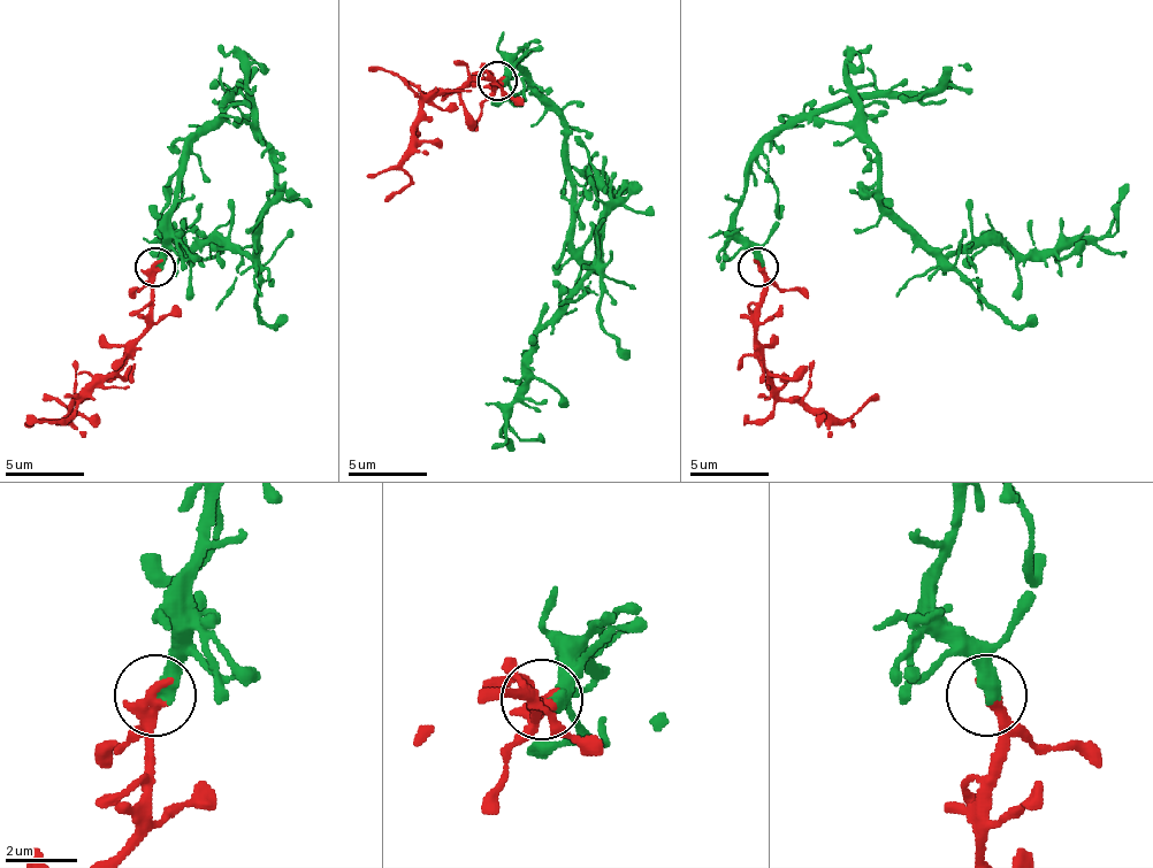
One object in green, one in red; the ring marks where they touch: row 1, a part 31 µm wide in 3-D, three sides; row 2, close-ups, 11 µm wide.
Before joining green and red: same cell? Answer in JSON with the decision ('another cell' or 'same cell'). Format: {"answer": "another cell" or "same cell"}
{"answer": "same cell"}

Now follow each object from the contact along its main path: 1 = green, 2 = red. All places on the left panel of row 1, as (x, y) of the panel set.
1: (153, 266), (182, 155), (210, 128), (241, 120), (276, 155), (253, 254), (185, 254), (166, 238), (169, 183)
2: (153, 266), (150, 329), (126, 356), (62, 420), (67, 408), (43, 392)

